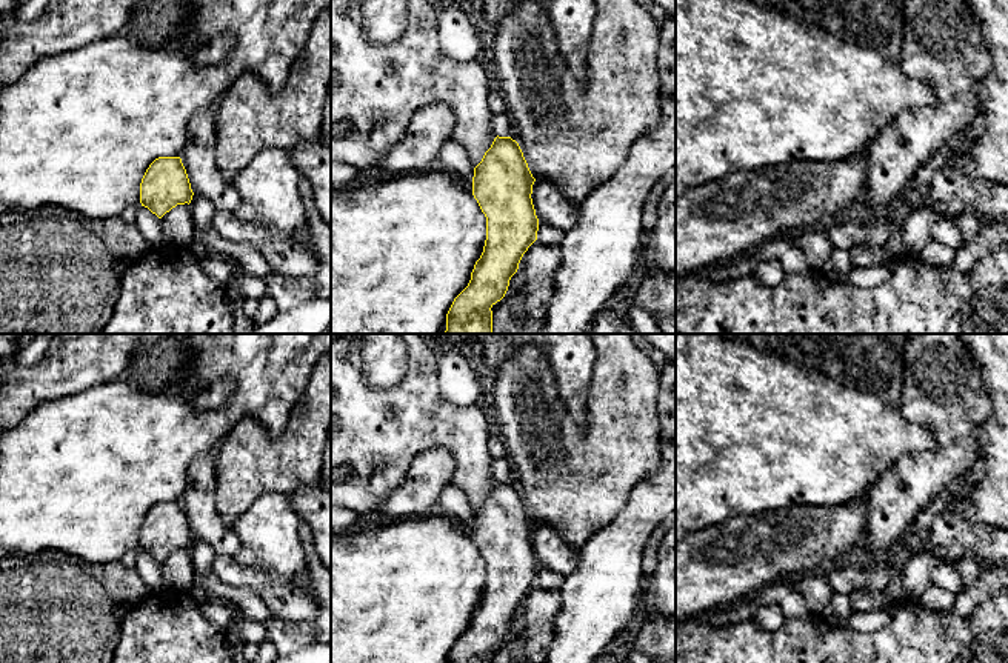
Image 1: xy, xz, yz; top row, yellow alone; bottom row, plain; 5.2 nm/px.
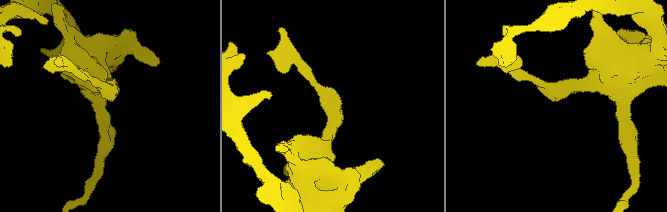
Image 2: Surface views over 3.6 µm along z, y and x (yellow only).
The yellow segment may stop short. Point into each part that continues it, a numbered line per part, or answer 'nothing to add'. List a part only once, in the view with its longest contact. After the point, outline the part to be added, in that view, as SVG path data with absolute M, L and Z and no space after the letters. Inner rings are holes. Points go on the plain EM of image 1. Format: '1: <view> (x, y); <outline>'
nothing to add

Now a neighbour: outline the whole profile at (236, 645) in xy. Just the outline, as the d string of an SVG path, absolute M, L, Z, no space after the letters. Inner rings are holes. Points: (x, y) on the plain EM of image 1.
M240 609L235 611L229 628L225 631L228 635L229 652L232 655L234 663L248 663L243 654L245 645L235 632L237 620L243 612Z

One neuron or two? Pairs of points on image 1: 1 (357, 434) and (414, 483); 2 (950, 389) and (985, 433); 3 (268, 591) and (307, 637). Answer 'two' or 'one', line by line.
1: two
2: two
3: two

